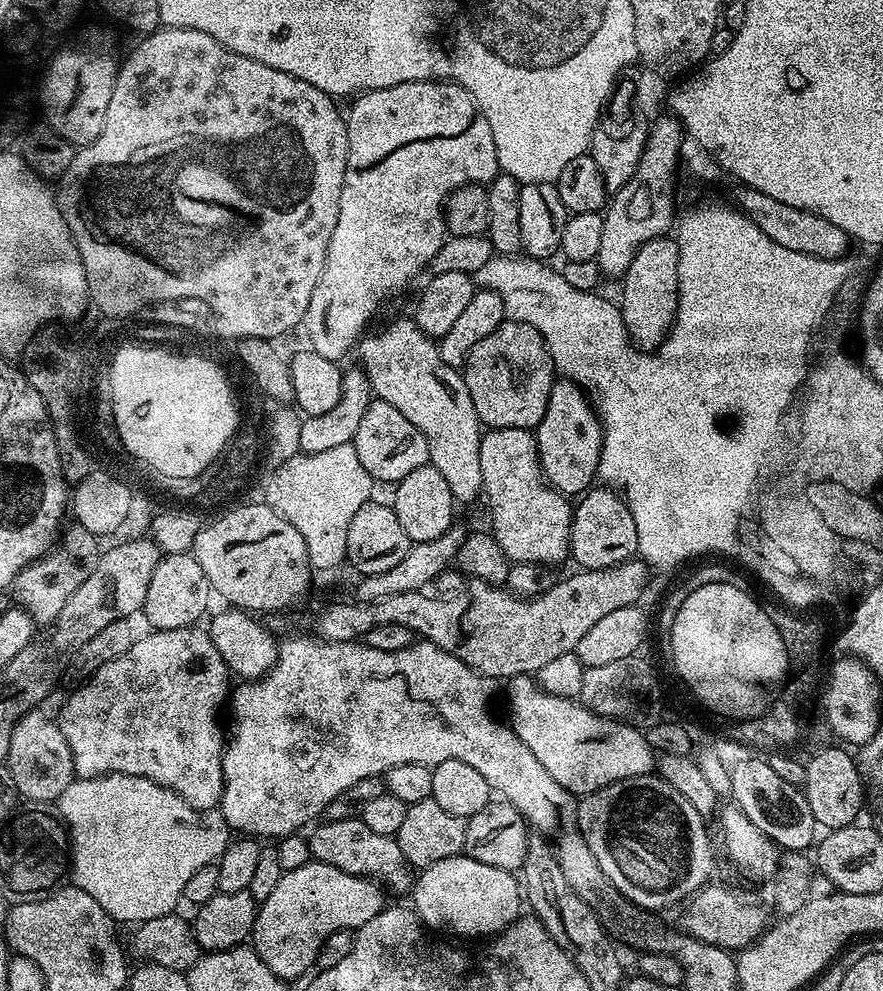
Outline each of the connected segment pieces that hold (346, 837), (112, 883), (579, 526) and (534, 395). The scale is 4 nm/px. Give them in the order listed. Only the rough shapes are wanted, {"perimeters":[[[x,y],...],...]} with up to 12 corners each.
{"perimeters":[[[359,818],[307,833],[313,861],[407,893],[413,869],[395,838]],[[73,779],[71,883],[121,925],[173,915],[230,842],[218,810]],[[593,486],[575,501],[570,556],[584,570],[638,553],[634,514]],[[505,319],[462,375],[485,429],[535,430],[554,369],[542,334]]]}

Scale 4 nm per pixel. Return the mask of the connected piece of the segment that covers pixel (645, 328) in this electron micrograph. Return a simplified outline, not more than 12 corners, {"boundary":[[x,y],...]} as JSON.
{"boundary":[[646,242],[622,277],[628,338],[654,350],[678,310],[678,246]]}

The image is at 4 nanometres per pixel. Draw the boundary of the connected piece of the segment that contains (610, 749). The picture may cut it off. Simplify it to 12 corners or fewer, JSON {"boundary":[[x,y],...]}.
{"boundary":[[507,681],[510,727],[583,798],[647,776],[639,727]]}

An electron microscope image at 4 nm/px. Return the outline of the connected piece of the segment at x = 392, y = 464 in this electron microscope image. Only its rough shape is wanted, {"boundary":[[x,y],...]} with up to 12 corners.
{"boundary":[[372,399],[351,444],[373,481],[429,463],[428,439]]}

